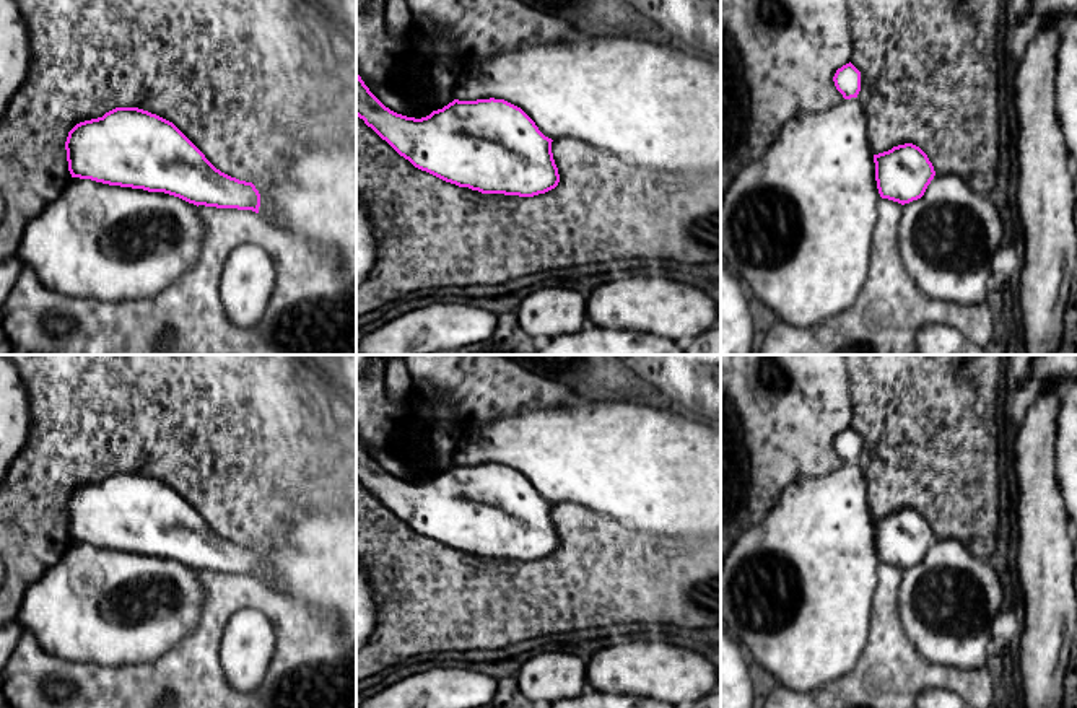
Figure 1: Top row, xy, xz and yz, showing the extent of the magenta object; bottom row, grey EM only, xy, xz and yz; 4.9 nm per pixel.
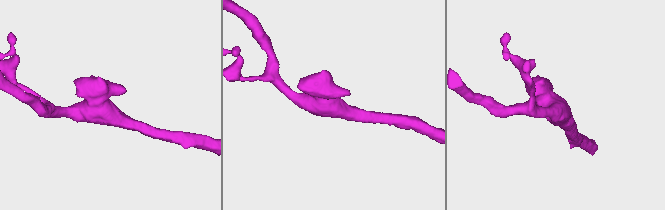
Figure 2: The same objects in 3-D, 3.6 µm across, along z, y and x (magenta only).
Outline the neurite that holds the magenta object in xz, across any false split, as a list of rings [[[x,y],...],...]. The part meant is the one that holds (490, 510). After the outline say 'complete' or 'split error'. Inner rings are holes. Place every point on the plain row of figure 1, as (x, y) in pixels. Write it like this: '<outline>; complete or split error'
[[[356,438],[356,480],[415,532],[459,552],[534,562],[560,547],[553,505],[504,464],[454,464],[415,483],[386,472]]]; complete

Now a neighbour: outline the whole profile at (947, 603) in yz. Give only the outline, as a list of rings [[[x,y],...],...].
[[[935,539],[924,560],[901,570],[900,620],[919,654],[940,666],[978,669],[992,666],[992,620],[1004,605],[1004,589],[991,560],[973,555],[955,539]]]

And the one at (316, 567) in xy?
[[[304,511],[286,524],[286,542],[252,547],[260,558],[259,581],[317,615],[334,617],[340,635],[356,648],[356,511]]]

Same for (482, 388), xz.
[[[368,355],[386,360],[402,356],[415,384],[436,400],[447,397],[459,435],[509,413],[529,409],[573,407],[582,399],[561,382],[543,379],[506,355]]]

